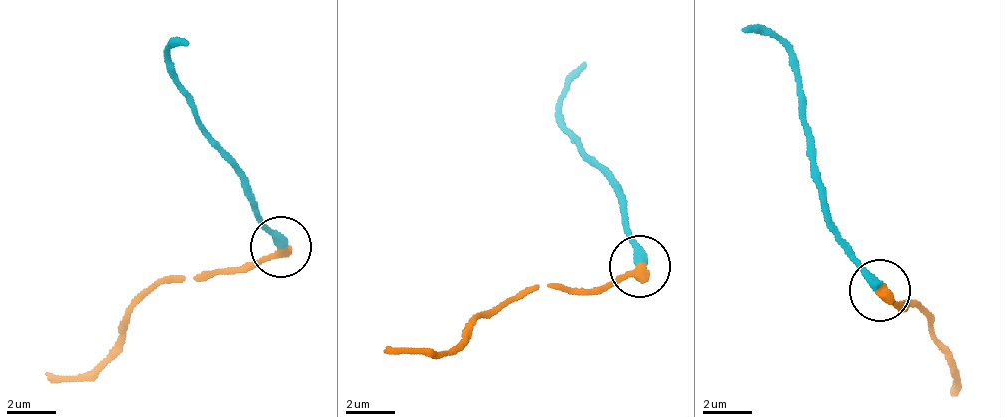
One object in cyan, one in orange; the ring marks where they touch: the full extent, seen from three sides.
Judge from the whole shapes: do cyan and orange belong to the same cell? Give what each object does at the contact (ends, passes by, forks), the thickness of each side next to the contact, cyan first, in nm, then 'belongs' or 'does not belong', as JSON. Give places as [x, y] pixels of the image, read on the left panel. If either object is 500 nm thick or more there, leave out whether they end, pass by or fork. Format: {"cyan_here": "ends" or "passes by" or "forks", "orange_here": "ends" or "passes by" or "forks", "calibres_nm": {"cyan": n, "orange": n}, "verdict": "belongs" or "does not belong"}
{"cyan_here": "ends", "orange_here": "ends", "calibres_nm": {"cyan": 400, "orange": 440}, "verdict": "belongs"}

